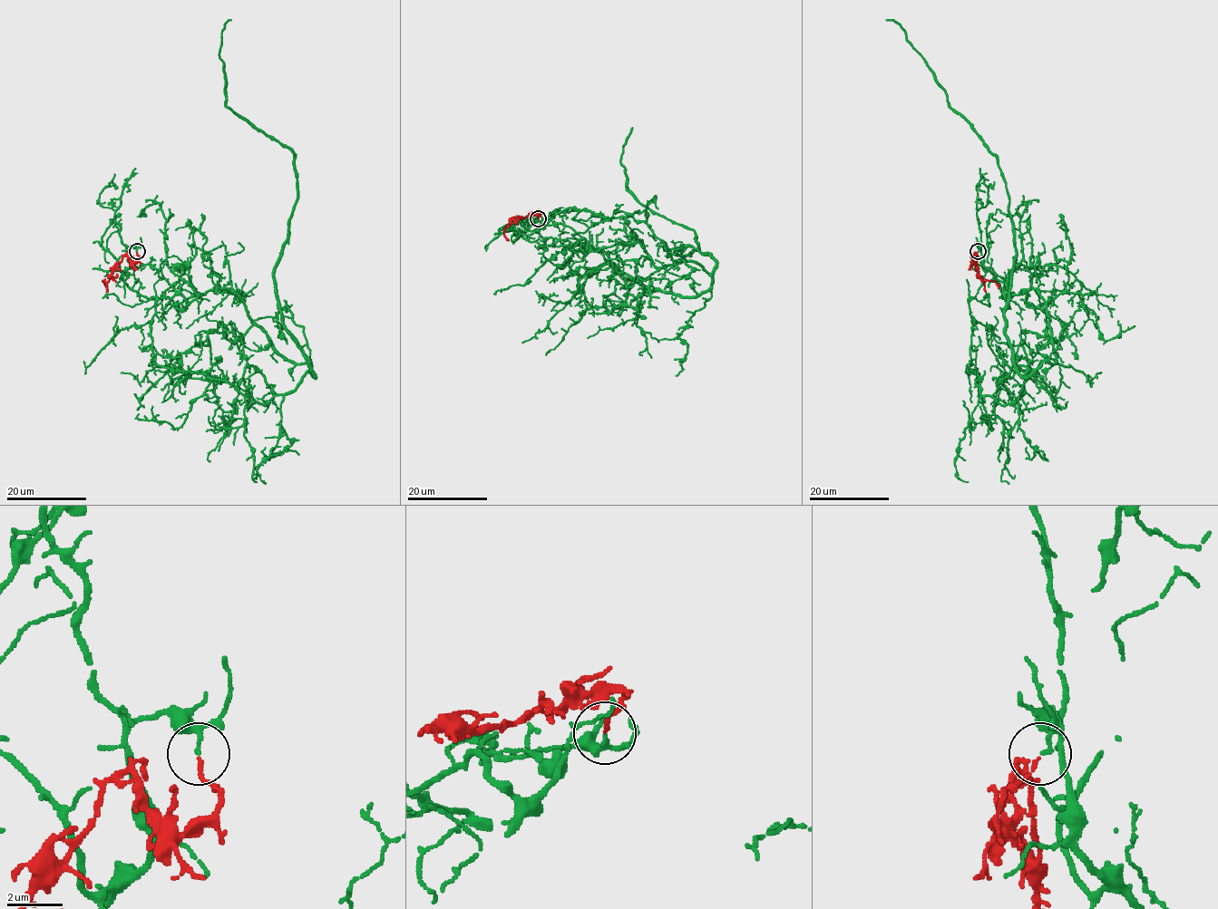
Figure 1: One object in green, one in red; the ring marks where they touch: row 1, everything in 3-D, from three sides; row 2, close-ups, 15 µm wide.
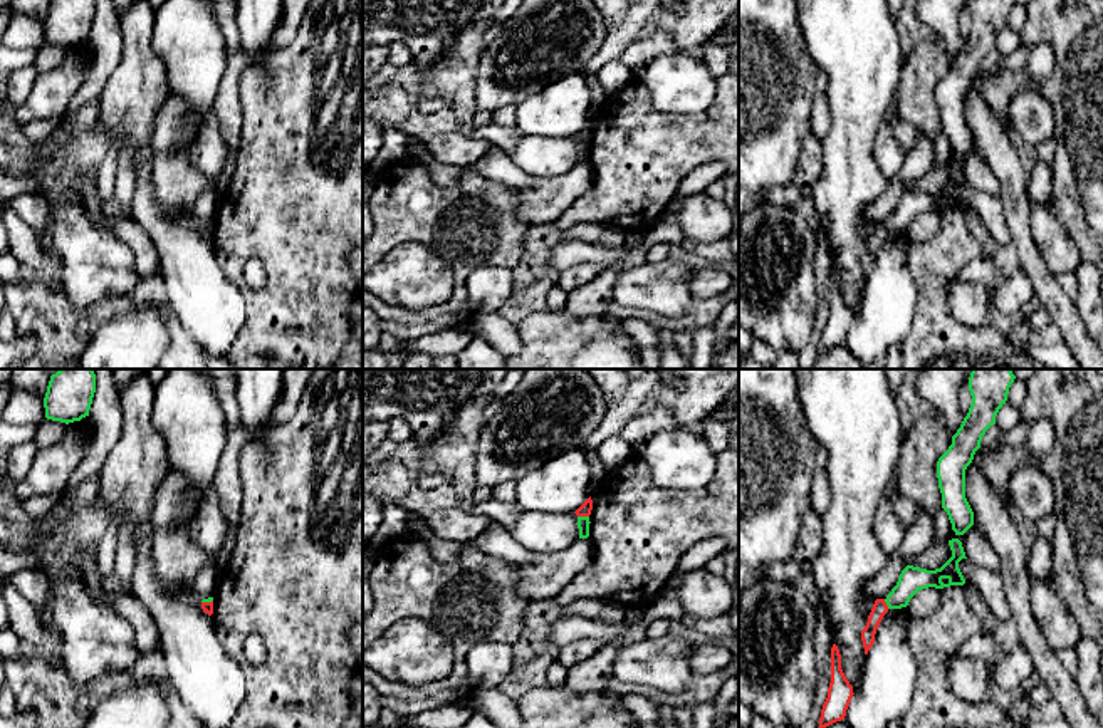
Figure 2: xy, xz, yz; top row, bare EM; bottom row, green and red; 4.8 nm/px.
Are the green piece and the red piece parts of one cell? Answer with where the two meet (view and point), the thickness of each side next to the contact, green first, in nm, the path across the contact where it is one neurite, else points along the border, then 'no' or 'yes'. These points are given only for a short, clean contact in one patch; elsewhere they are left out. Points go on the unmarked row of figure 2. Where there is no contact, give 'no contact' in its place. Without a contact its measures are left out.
contact xz (583, 141); calibres 60 and 60 nm; border xz (578, 140), (588, 141); no

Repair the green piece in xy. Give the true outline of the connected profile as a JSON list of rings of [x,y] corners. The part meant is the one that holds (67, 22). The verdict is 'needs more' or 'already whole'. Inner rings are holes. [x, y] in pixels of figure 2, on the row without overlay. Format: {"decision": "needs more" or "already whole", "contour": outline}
{"decision": "already whole", "contour": [[[50,0],[44,22],[45,42],[74,47],[89,40],[96,0]]]}

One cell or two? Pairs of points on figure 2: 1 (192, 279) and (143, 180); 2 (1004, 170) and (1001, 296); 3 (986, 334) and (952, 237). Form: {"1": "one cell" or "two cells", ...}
{"1": "one cell", "2": "two cells", "3": "one cell"}

